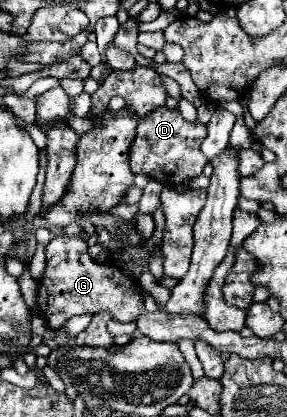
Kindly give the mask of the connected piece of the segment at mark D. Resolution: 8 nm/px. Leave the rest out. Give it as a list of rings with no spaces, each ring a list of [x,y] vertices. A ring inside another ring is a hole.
[[[158,107],[150,111],[138,125],[136,137],[130,145],[130,169],[134,175],[142,173],[148,179],[154,179],[162,183],[164,187],[178,187],[186,185],[192,179],[202,175],[204,165],[208,163],[208,157],[200,151],[200,145],[206,135],[206,125],[200,121],[186,121],[178,109]]]

